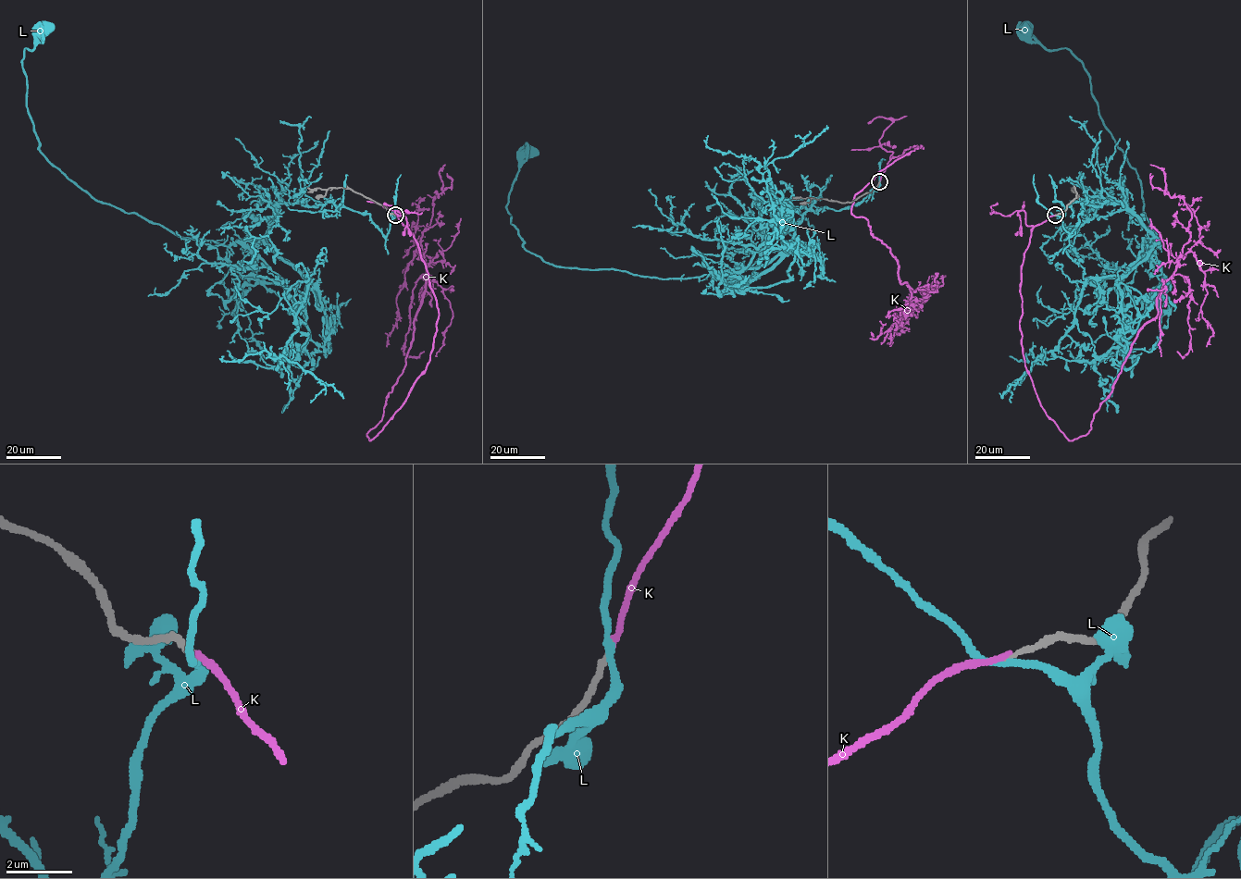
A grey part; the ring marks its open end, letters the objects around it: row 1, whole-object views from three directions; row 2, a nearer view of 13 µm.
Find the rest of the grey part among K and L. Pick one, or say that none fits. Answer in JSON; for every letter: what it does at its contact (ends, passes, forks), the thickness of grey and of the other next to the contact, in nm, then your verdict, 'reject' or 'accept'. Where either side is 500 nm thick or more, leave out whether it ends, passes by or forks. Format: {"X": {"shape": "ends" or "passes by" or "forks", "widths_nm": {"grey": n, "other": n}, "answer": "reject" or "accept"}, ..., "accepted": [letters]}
{"K": {"shape": "ends", "widths_nm": {"grey": 160, "other": 160}, "answer": "reject"}, "L": {"shape": "passes by", "widths_nm": {"grey": 140, "other": 190}, "answer": "reject"}, "accepted": []}

